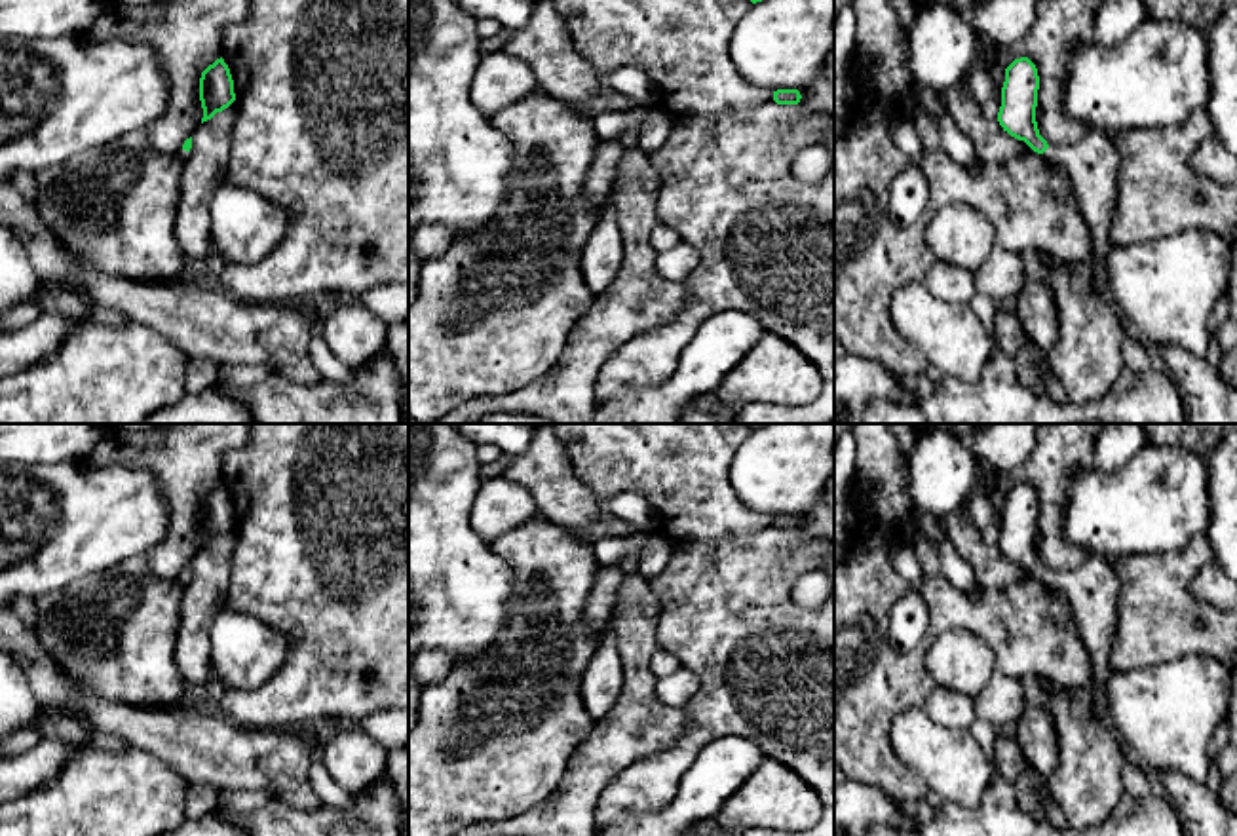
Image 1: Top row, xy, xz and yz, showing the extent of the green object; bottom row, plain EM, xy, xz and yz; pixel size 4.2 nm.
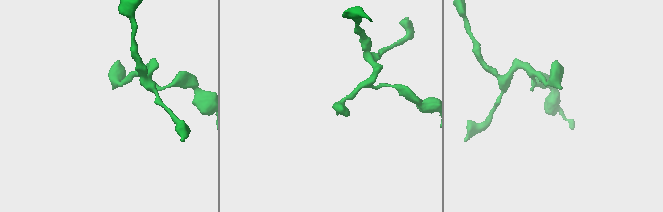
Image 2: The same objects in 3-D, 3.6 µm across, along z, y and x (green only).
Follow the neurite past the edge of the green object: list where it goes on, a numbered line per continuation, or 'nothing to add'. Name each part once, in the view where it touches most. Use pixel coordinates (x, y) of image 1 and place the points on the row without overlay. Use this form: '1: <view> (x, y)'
1: yz (1093, 589)

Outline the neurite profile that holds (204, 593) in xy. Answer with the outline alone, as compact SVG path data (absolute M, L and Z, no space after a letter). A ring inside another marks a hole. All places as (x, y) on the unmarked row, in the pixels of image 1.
M232 528L192 560L181 593L181 621L173 659L186 684L203 686L211 667L211 627L226 600L236 530Z

